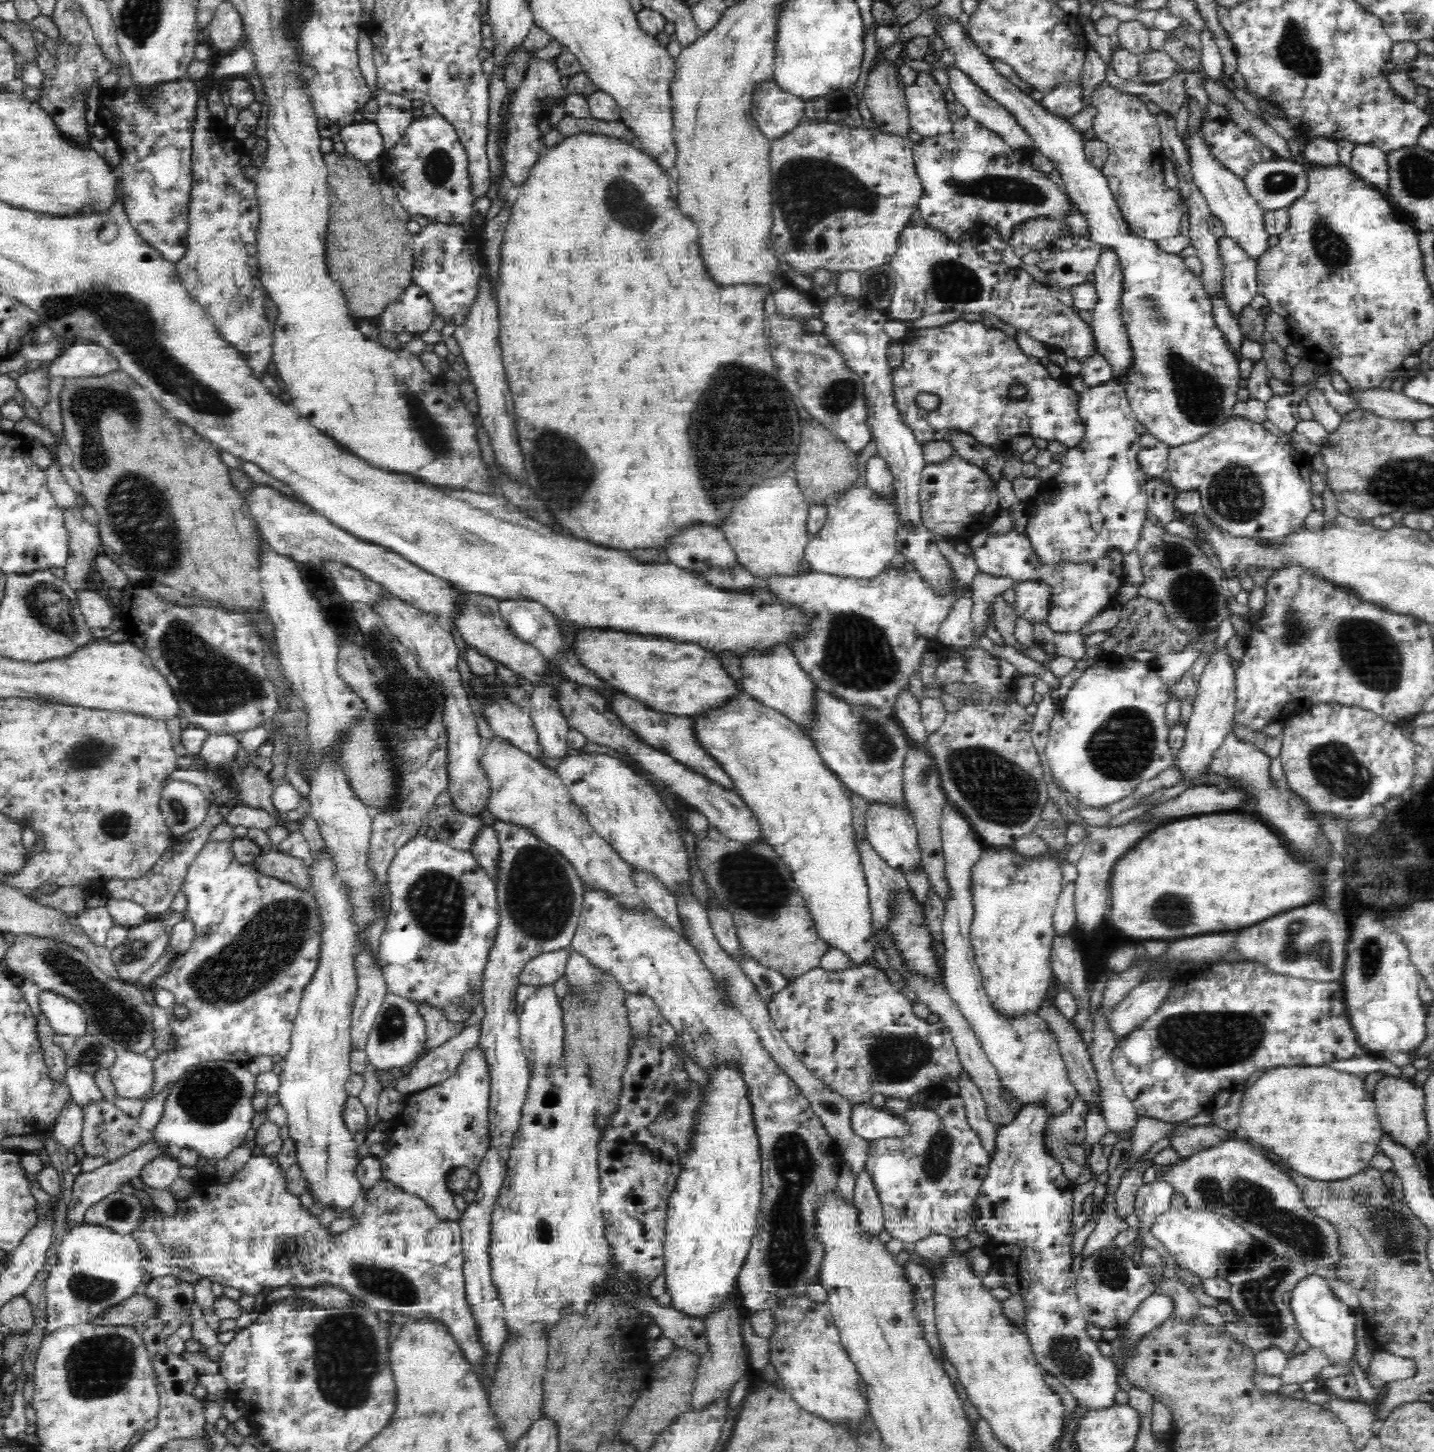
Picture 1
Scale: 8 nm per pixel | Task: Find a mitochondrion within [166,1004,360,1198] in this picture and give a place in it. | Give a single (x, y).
(208, 1095)

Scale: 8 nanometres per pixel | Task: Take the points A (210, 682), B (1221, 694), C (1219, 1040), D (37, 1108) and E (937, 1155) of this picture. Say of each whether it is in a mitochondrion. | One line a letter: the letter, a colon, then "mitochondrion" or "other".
A: mitochondrion
B: other
C: mitochondrion
D: other
E: mitochondrion

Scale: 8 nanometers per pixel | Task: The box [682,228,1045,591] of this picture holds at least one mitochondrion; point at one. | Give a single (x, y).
(952, 282)

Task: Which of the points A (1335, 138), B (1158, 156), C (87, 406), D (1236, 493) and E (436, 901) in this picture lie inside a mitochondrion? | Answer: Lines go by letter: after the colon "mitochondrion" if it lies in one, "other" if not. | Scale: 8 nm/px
A: other
B: other
C: mitochondrion
D: mitochondrion
E: mitochondrion

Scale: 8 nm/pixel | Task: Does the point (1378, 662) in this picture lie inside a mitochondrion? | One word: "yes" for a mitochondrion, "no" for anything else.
yes

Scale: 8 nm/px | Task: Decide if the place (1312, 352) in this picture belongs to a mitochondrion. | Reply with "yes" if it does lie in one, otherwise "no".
no

